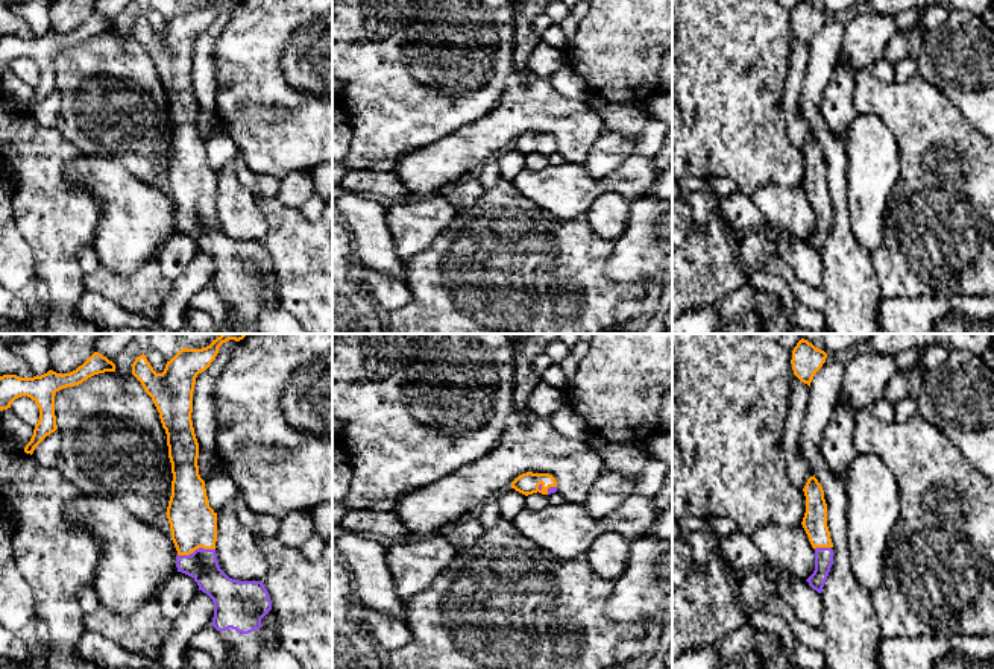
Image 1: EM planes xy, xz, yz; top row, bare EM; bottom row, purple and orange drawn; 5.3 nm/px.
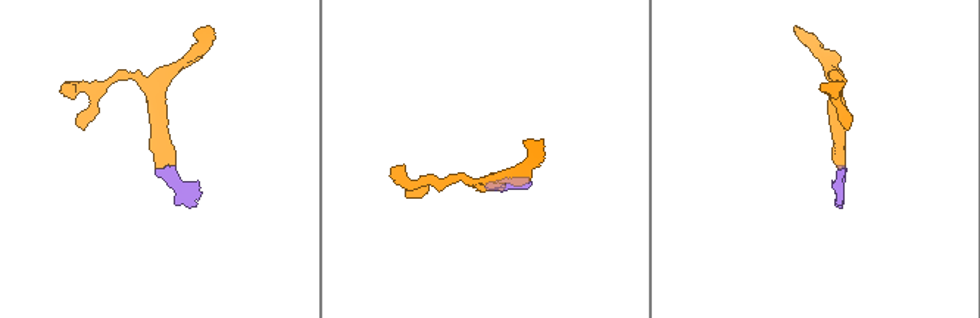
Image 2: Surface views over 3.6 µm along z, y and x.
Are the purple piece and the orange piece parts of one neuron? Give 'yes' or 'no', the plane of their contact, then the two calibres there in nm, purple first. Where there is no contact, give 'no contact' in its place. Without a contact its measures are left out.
yes | xy | 170/260 nm

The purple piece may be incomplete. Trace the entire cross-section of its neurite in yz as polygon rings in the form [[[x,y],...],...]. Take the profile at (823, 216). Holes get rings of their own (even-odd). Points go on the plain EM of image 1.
[[[815,135],[807,140],[803,152],[806,156],[806,173],[801,185],[815,209],[815,231],[806,241],[813,250],[821,253],[833,225],[833,203],[827,187],[827,164],[824,150]]]

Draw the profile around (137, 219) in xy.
[[[82,155],[68,165],[67,181],[87,188],[99,200],[100,223],[93,247],[100,265],[120,278],[131,278],[156,258],[159,247],[178,232],[178,211],[171,196],[164,194],[153,184],[138,181],[115,159]]]

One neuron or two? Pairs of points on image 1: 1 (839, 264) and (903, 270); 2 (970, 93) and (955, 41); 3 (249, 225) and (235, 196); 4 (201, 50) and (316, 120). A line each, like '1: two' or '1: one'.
1: two
2: one
3: one
4: two

